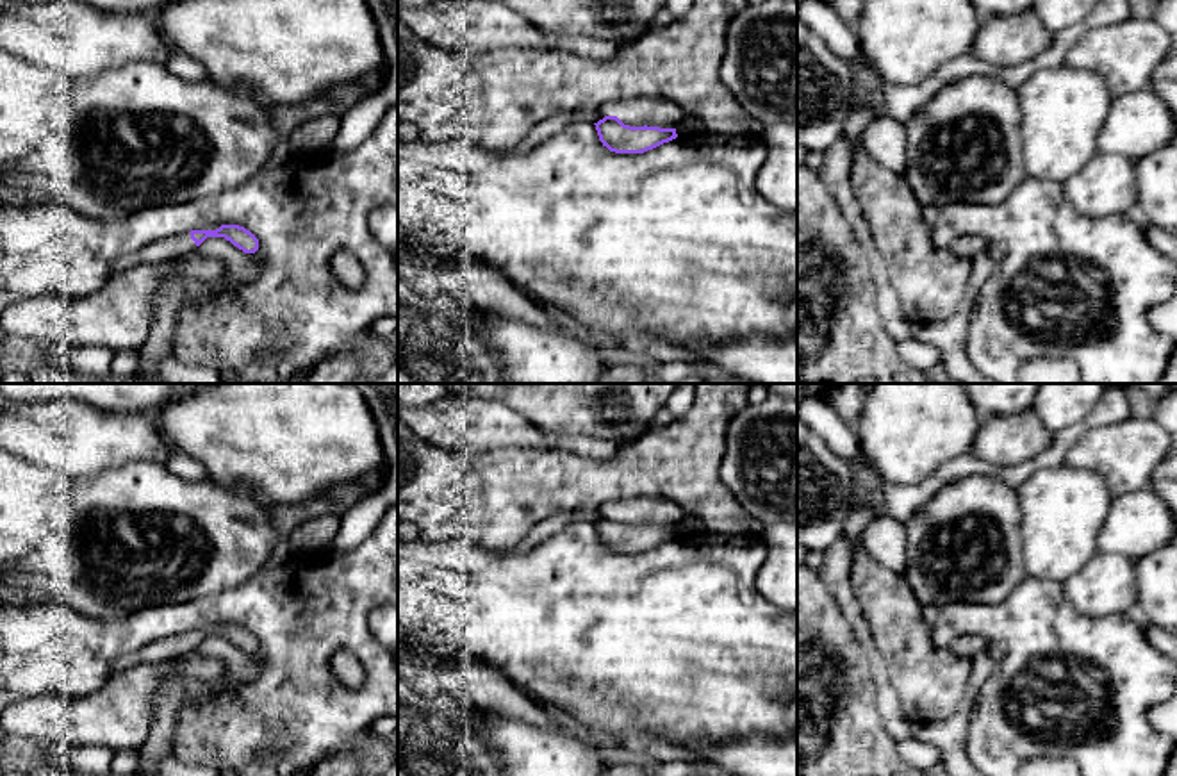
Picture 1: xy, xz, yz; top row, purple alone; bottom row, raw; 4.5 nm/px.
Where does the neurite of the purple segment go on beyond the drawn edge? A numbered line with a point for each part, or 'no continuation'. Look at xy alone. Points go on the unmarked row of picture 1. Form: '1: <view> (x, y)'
1: xy (170, 648)

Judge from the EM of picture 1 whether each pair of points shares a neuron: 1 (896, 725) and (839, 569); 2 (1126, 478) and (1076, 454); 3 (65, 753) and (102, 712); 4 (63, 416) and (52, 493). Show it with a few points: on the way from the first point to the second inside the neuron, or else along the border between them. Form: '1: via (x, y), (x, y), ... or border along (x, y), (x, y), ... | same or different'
1: via (881, 685), (876, 660), (851, 609) | same
2: via (1113, 466), (1101, 454), (1088, 454) | same
3: border along (40, 744), (104, 744), (113, 751) | different
4: border along (18, 455), (68, 478) | different

